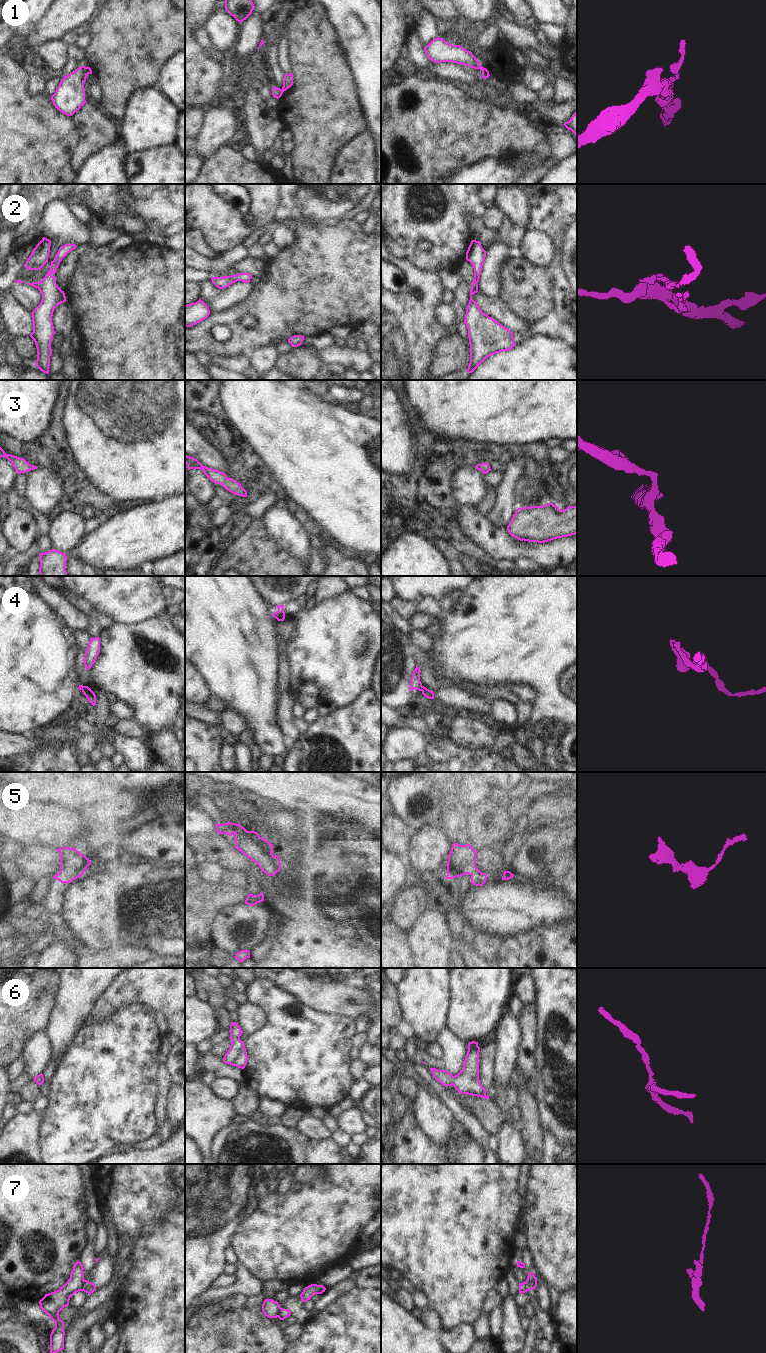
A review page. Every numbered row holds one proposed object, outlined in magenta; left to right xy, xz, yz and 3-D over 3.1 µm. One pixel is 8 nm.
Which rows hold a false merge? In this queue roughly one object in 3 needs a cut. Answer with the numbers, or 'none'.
1, 4, 7.

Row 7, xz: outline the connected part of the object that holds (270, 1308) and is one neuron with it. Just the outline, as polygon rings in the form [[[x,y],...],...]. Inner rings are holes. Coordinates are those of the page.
[[[265,1299],[262,1304],[262,1312],[268,1318],[277,1318],[280,1309],[279,1303],[271,1299]]]

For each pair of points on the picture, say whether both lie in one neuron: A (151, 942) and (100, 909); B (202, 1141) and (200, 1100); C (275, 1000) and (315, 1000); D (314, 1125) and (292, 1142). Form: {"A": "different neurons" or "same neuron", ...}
{"A": "same neuron", "B": "same neuron", "C": "different neurons", "D": "different neurons"}

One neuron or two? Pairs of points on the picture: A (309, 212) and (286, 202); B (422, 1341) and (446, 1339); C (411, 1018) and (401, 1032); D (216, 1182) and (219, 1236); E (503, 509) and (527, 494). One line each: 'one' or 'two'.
A: one
B: two
C: two
D: one
E: two

